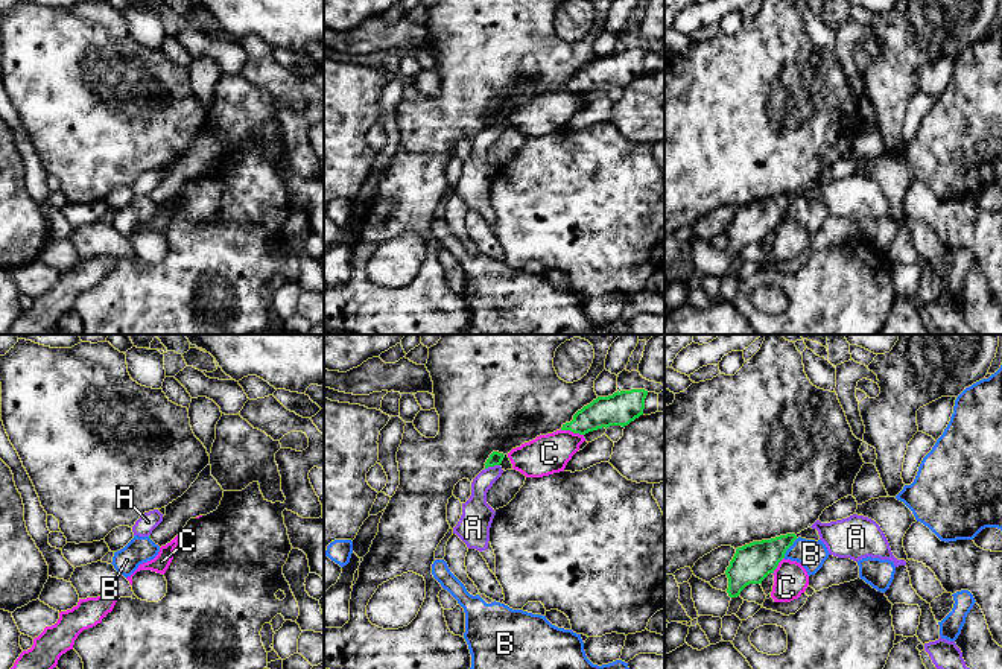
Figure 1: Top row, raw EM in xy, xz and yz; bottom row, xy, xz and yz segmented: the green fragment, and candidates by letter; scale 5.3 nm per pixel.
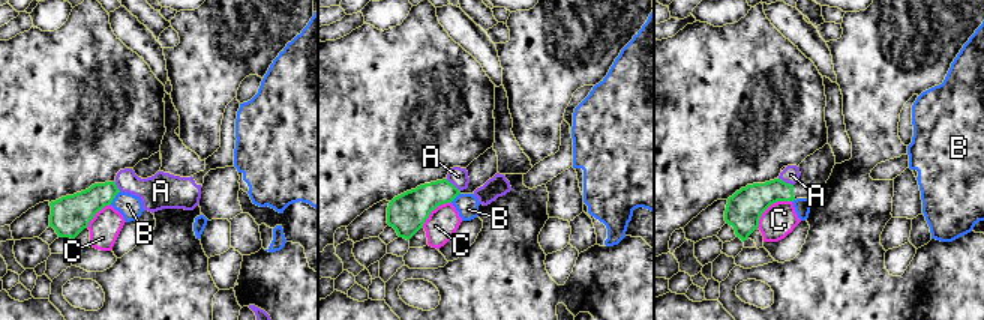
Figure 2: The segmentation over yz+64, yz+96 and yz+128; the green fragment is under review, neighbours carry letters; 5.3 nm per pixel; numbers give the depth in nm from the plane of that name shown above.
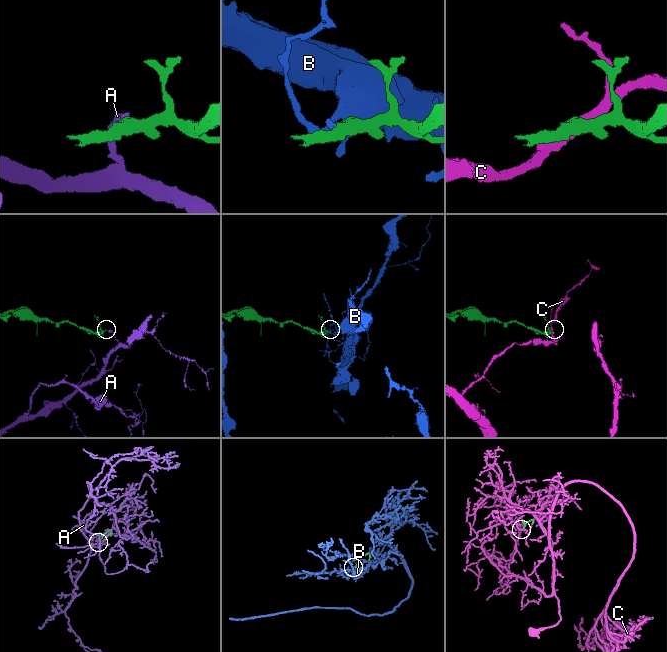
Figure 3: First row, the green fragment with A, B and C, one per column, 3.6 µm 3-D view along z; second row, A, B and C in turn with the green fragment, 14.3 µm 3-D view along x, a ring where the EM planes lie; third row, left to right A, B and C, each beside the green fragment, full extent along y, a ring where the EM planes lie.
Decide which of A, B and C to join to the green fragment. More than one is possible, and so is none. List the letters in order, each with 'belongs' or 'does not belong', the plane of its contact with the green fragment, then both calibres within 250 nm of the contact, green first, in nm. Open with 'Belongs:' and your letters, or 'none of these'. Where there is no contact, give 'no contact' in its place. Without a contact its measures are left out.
Belongs: none of these
A: does not belong; meets green in xz; 70 nm thick on the green side, 140 nm on the other
B: does not belong; meets green in yz; 200 nm thick on the green side, 150 nm on the other
C: does not belong; meets green in xz; 160 nm thick on the green side, 220 nm on the other

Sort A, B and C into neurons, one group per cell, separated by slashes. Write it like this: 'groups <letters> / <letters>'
groups A / B / C

